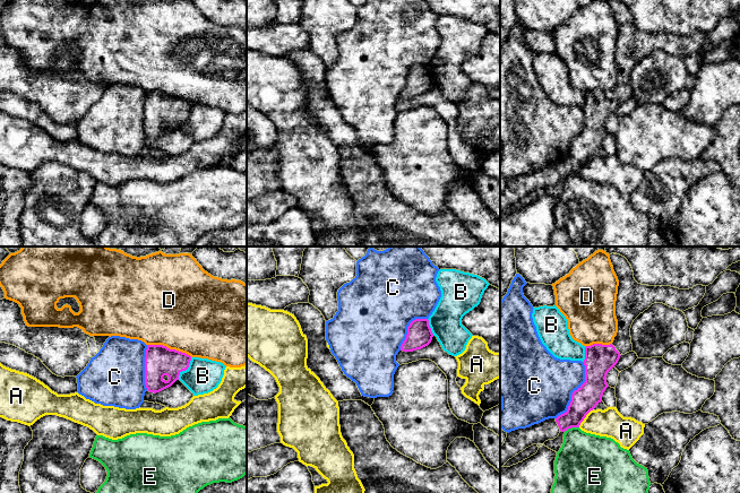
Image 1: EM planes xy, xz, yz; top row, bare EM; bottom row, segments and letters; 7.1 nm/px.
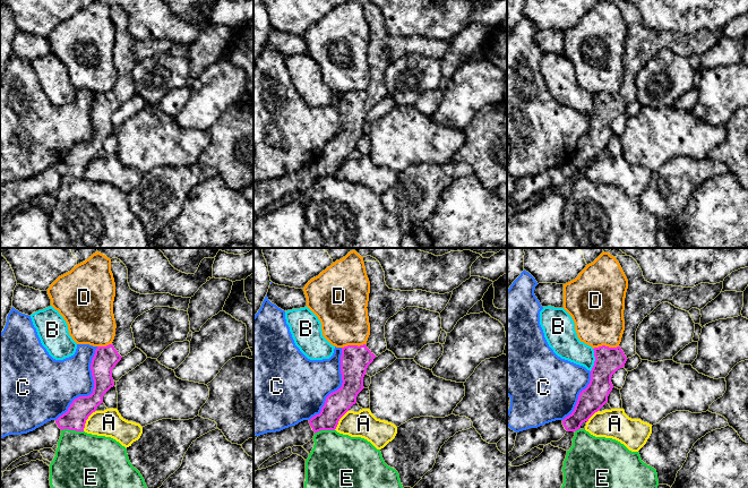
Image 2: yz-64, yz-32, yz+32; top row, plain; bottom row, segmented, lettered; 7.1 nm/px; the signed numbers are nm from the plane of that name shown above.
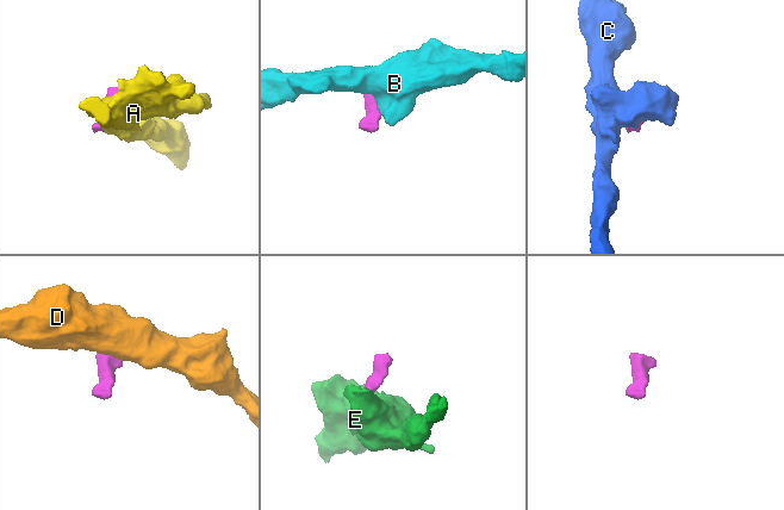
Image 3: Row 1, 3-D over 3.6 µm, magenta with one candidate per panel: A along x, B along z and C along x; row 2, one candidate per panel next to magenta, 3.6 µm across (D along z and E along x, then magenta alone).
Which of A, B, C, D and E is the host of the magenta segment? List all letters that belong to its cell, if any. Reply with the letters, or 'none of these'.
none of these

